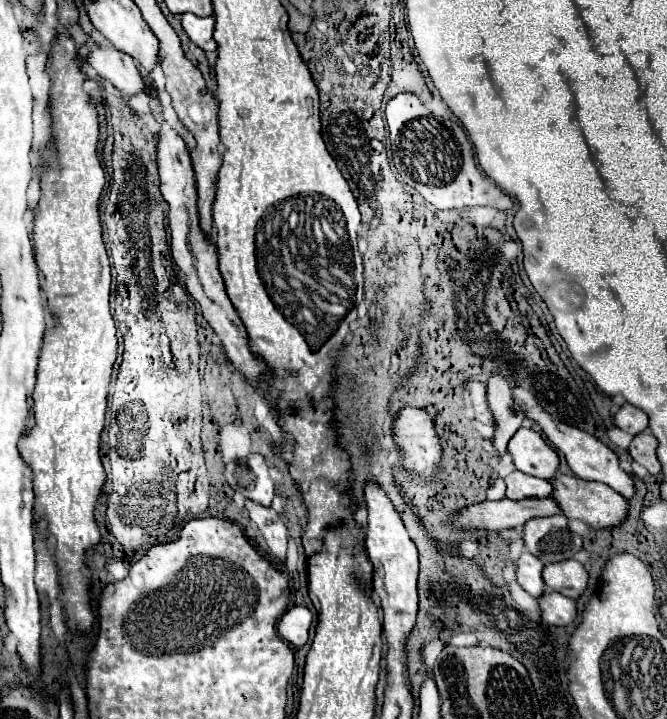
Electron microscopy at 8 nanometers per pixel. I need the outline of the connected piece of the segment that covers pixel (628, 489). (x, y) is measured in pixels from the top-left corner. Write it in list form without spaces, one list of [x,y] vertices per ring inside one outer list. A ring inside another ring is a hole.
[[[516,398],[516,404],[524,410],[524,414],[526,414],[528,418],[532,418],[534,422],[538,422],[538,424],[544,428],[544,432],[546,432],[546,436],[550,438],[550,442],[558,448],[558,452],[564,454],[564,458],[568,460],[570,470],[572,470],[578,478],[608,484],[612,490],[616,490],[616,492],[622,494],[624,498],[632,498],[632,496],[634,496],[634,492],[636,492],[636,490],[634,490],[634,482],[632,482],[630,474],[622,470],[620,460],[618,460],[618,456],[616,456],[614,450],[610,450],[610,448],[608,448],[606,444],[602,444],[598,438],[594,438],[592,434],[588,434],[588,432],[584,432],[584,430],[580,430],[580,428],[568,426],[568,424],[556,424],[554,418],[552,418],[548,412],[544,412],[540,406],[524,404],[524,402],[518,400],[518,398]]]

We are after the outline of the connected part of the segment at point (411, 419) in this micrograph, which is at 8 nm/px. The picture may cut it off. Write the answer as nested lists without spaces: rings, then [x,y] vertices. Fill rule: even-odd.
[[[404,408],[400,412],[400,416],[396,418],[396,426],[394,426],[394,448],[402,454],[402,464],[406,470],[410,472],[422,472],[422,470],[434,470],[440,464],[440,444],[438,444],[438,436],[434,430],[434,424],[430,420],[430,416],[424,410],[418,408]]]

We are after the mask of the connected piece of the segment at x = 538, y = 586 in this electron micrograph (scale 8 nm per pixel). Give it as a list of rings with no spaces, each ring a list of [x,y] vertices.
[[[522,554],[520,560],[516,562],[516,568],[518,568],[518,584],[534,598],[540,598],[540,594],[546,592],[546,584],[542,580],[544,562],[540,562],[532,554]]]

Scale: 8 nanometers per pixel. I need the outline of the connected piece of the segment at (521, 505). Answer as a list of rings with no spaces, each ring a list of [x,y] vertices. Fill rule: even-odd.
[[[552,496],[546,498],[528,498],[528,500],[498,500],[498,502],[482,502],[468,506],[462,514],[454,516],[456,526],[464,528],[482,528],[488,532],[506,530],[514,526],[524,526],[530,518],[554,516],[560,514],[558,502]]]

